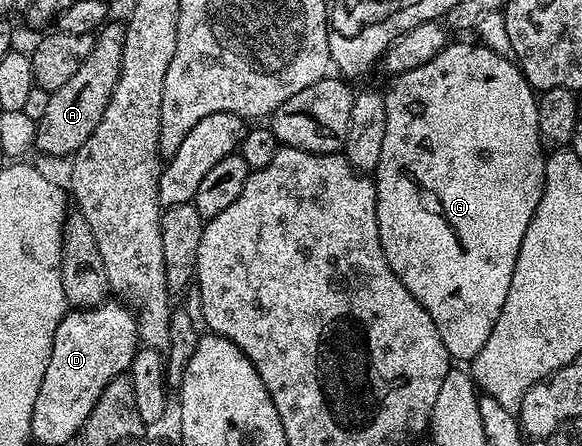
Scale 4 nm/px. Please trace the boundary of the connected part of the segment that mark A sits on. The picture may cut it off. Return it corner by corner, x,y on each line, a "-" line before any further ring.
112,21
103,25
95,36
93,50
89,58
77,66
77,74
65,82
57,91
51,93
49,107
45,115
35,125
35,148
47,156
70,157
97,130
97,122
117,90
117,79
120,78
122,55
124,54
124,30
126,25

